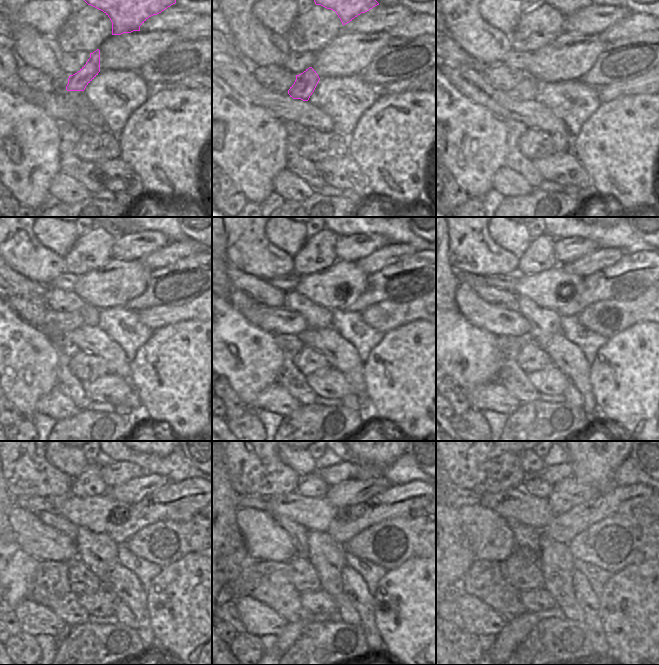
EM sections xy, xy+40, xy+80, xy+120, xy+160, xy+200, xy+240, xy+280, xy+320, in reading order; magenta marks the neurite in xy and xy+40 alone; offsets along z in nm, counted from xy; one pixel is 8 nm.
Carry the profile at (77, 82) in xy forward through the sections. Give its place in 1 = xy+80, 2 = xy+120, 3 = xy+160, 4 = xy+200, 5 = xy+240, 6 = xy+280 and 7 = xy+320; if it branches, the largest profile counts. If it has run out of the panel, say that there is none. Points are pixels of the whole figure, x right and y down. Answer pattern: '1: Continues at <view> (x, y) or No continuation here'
1: Continues at xy+80 (527, 90)
2: Continues at xy+120 (66, 321)
3: Continues at xy+160 (277, 320)
4: Continues at xy+200 (498, 320)
5: Continues at xy+240 (41, 541)
6: Continues at xy+280 (265, 540)
7: Continues at xy+320 (490, 538)

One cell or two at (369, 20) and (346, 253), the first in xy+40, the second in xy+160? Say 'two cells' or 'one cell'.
one cell

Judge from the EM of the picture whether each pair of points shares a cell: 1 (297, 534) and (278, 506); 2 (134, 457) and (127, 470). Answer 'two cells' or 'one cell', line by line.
1: two cells
2: two cells

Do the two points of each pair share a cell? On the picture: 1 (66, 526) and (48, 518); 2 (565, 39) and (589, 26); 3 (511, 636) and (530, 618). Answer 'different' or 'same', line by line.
1: same
2: different
3: same

